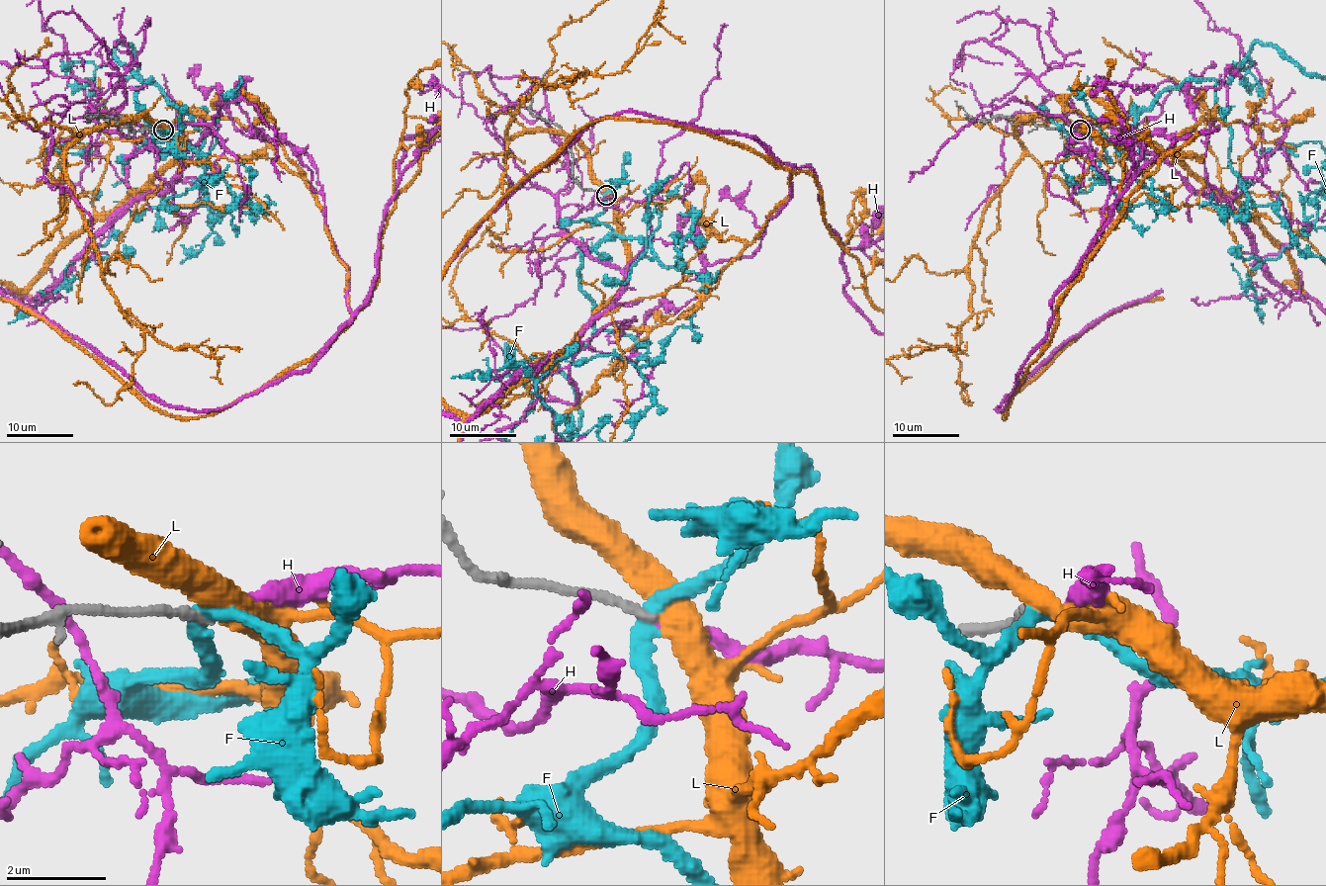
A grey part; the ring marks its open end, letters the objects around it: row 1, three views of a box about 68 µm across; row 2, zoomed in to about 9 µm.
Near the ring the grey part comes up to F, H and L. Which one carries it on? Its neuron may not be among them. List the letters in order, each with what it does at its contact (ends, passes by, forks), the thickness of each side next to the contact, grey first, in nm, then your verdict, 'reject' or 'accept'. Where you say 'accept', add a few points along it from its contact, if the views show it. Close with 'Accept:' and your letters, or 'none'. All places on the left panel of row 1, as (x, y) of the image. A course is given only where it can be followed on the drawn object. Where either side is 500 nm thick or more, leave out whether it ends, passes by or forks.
F: it passes by; calibres 200 and 300 nm; reject
H: it ends; calibres 180 and 180 nm; accept
L: it passes by; calibres 180 and 480 nm; reject
Accept: H

